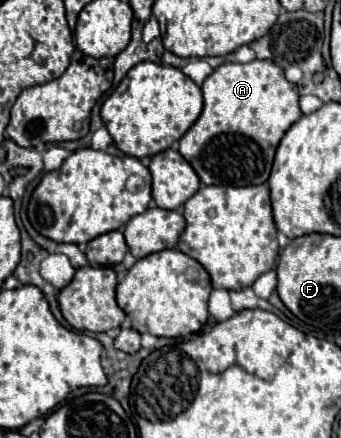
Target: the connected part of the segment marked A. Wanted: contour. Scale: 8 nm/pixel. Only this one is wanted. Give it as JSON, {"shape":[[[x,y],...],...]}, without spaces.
{"shape":[[[252,60],[248,64],[228,62],[204,80],[202,96],[204,110],[180,138],[178,152],[190,162],[204,184],[266,184],[280,138],[302,116],[296,84],[288,82],[284,70],[268,60]]]}

